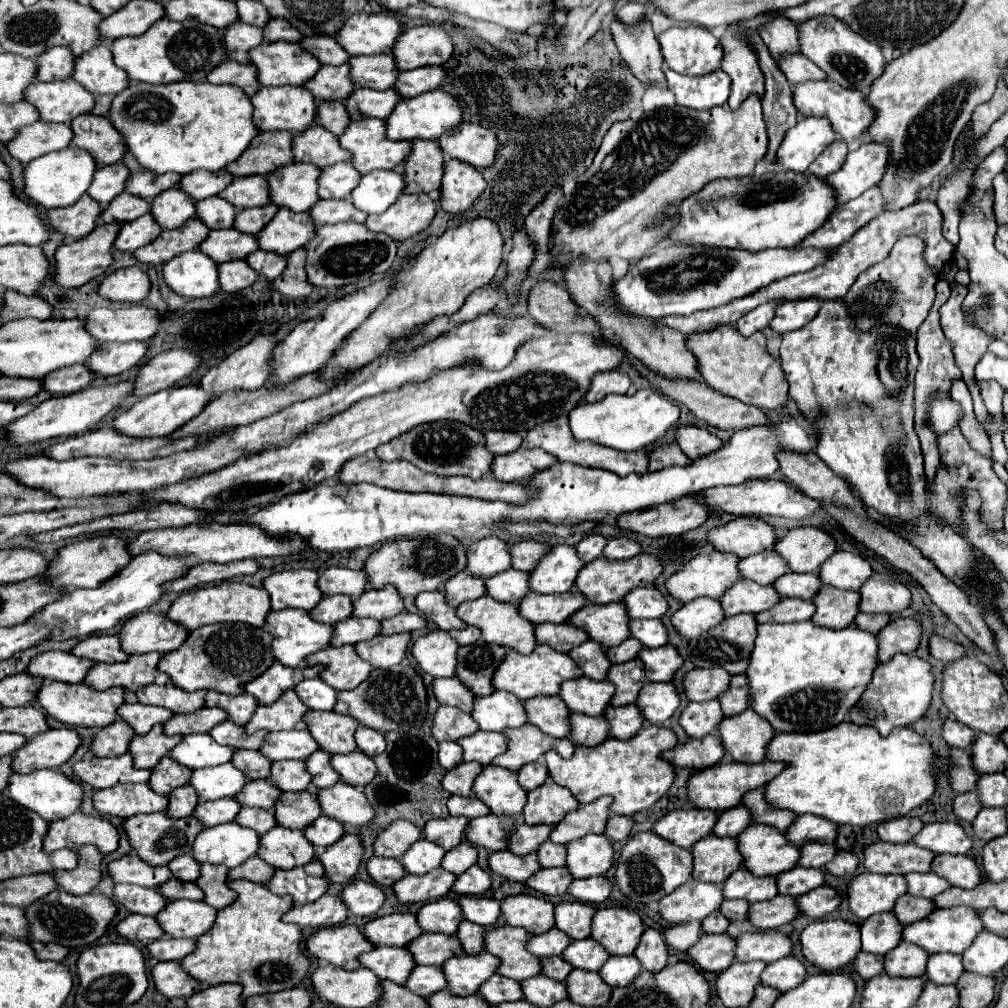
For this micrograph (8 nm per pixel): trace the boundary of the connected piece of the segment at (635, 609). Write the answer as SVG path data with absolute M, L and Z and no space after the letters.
M654 586L632 590L624 598L624 604L628 608L628 614L638 618L662 618L668 610L666 596Z

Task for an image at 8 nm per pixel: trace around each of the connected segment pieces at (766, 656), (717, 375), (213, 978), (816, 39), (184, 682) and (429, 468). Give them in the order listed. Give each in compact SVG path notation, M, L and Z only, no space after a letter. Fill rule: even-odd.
M812 620L792 624L760 624L752 662L746 670L750 680L752 708L760 716L768 718L768 722L778 732L820 732L824 728L832 728L846 720L852 706L860 700L866 686L870 684L876 666L878 636L864 632L858 626L834 630L818 626Z
M716 328L714 332L704 332L688 336L688 348L698 356L698 368L704 382L720 394L732 396L744 404L758 406L762 410L782 410L788 404L788 382L780 368L778 358L774 358L766 348L766 336L756 332L750 340L744 340L736 328Z
M232 880L230 888L238 892L238 898L234 904L226 906L224 910L218 910L218 918L214 926L208 930L208 934L202 934L196 940L196 950L188 954L182 960L184 970L194 976L200 982L206 984L222 984L222 982L236 982L244 986L242 996L254 996L246 992L280 992L298 986L310 968L310 958L302 946L302 930L296 924L284 924L280 918L284 912L288 912L294 906L294 900L290 896L276 896L272 894L264 884L248 882L248 880Z
M818 16L800 24L798 42L800 54L822 68L830 80L836 80L844 88L856 88L862 94L868 94L870 84L884 72L886 66L886 60L876 44L870 44L864 40L864 36L852 32L846 24L842 24L842 20L836 20L834 16Z
M210 624L192 630L188 640L178 648L162 656L158 668L166 672L172 682L188 692L194 690L216 690L224 694L242 694L244 686L264 674L272 662L272 634L264 628L248 624Z
M436 422L422 424L420 428L412 428L404 436L392 440L392 444L384 444L384 448L376 448L376 456L380 460L408 460L416 464L424 472L432 472L438 476L470 476L474 480L482 478L490 472L492 454L484 448L482 432L468 428L460 422ZM444 472L470 472L470 474L444 474Z

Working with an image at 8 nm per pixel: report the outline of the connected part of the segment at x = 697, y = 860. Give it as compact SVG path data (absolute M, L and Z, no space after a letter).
M716 834L698 840L692 846L694 872L692 878L700 882L722 884L744 862L736 838L720 838Z

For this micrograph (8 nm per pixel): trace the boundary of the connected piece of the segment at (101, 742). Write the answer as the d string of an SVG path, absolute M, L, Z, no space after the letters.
M116 720L114 724L102 728L94 736L92 752L96 756L122 756L128 752L132 738L134 738L134 730L126 722Z

